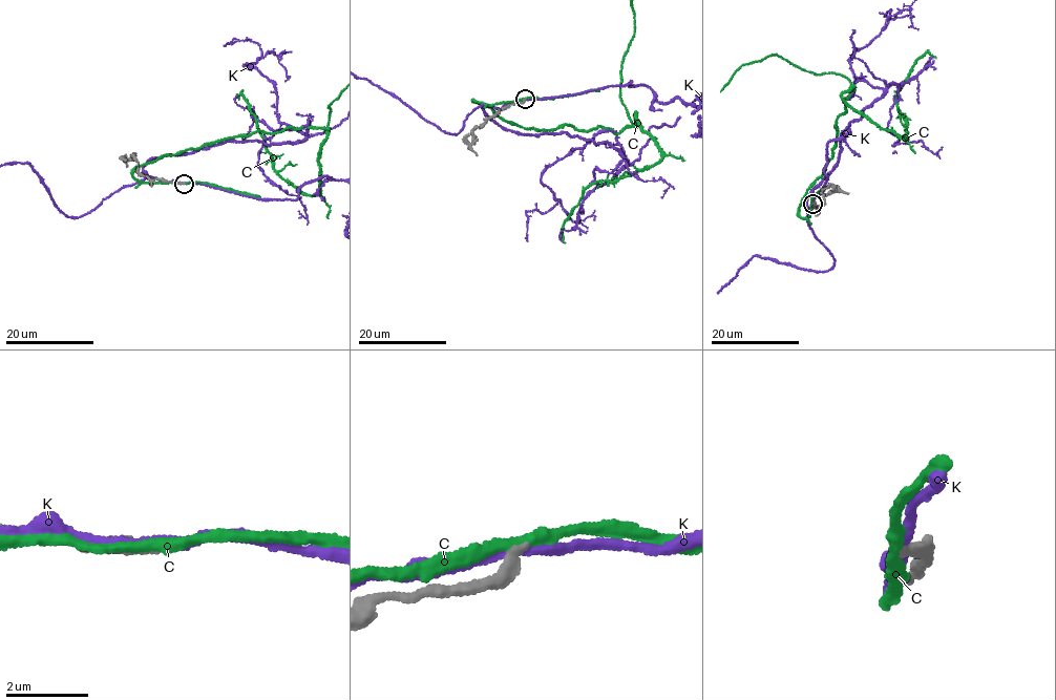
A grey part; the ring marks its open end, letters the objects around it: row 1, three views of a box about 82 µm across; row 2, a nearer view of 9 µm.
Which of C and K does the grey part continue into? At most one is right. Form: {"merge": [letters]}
{"merge": []}

